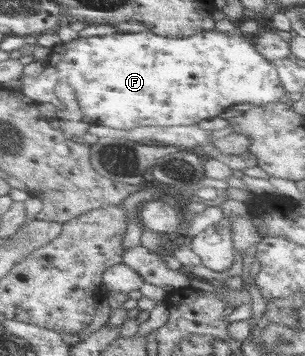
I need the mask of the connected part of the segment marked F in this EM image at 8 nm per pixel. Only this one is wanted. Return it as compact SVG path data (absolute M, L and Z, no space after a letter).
M218 28L195 36L173 38L147 32L131 34L107 34L104 36L81 37L68 43L61 43L51 49L45 71L38 77L23 75L27 96L39 104L51 103L61 108L61 101L55 94L59 82L66 82L75 89L76 98L85 113L93 119L94 125L102 125L121 131L140 127L193 126L203 120L217 118L228 108L253 104L267 106L283 101L289 94L281 82L277 66L253 44L250 36L240 30L223 32Z

